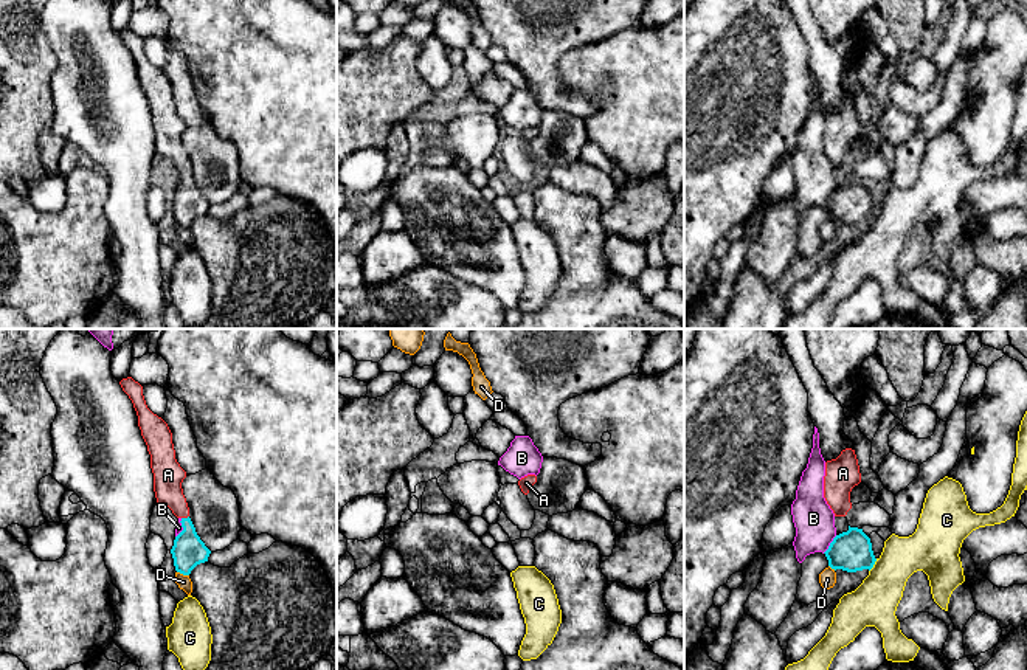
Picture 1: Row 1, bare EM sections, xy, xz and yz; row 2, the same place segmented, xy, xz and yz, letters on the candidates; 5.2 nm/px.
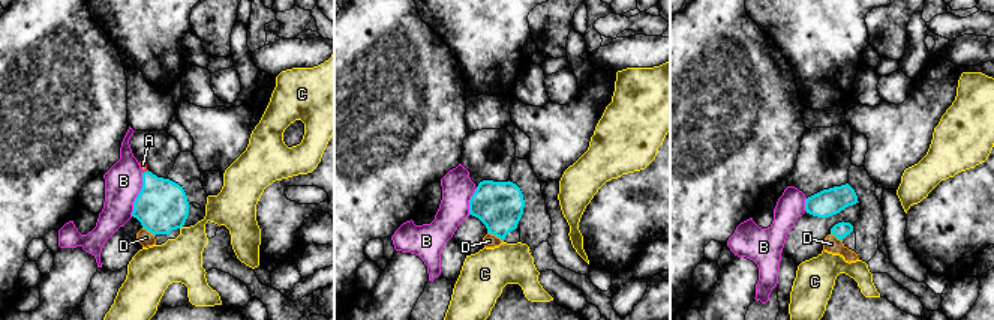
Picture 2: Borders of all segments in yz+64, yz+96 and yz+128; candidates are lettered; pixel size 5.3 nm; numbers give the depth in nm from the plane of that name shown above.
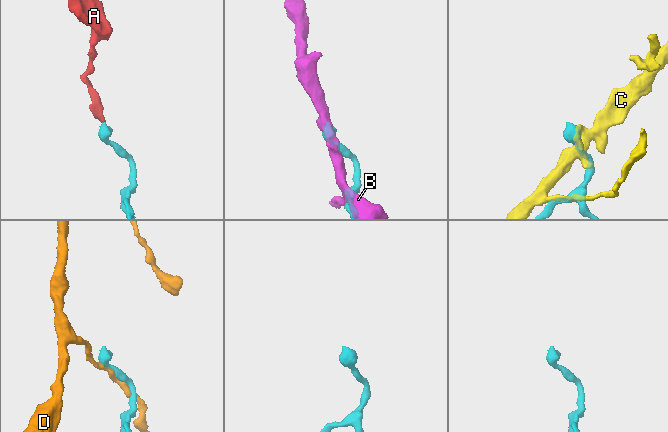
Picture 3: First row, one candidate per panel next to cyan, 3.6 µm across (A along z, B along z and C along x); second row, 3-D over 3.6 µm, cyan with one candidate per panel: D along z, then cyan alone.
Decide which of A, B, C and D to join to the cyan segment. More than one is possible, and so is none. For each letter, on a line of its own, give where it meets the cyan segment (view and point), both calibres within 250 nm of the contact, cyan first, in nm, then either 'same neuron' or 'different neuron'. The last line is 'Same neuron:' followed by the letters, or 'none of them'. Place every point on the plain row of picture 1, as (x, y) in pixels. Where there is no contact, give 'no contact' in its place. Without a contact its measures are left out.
A: contact xy (185, 171); calibres 170 and 160 nm; same neuron
B: contact yz (830, 197); calibres 220 and 200 nm; different neuron
C: contact yz (874, 216); calibres 220 and 240 nm; different neuron
D: contact xy (183, 227); calibres 170 and 70 nm; different neuron
Same neuron: A

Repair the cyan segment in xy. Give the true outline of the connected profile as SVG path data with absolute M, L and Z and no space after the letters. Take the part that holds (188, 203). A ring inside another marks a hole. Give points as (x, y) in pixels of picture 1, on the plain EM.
M127 29L119 37L133 56L138 79L150 107L157 157L169 160L182 172L183 183L175 189L171 206L175 223L189 228L197 217L208 214L211 203L200 192L189 171L189 160L182 141L186 124L175 112L172 85L168 76L147 60L143 39L138 34Z

